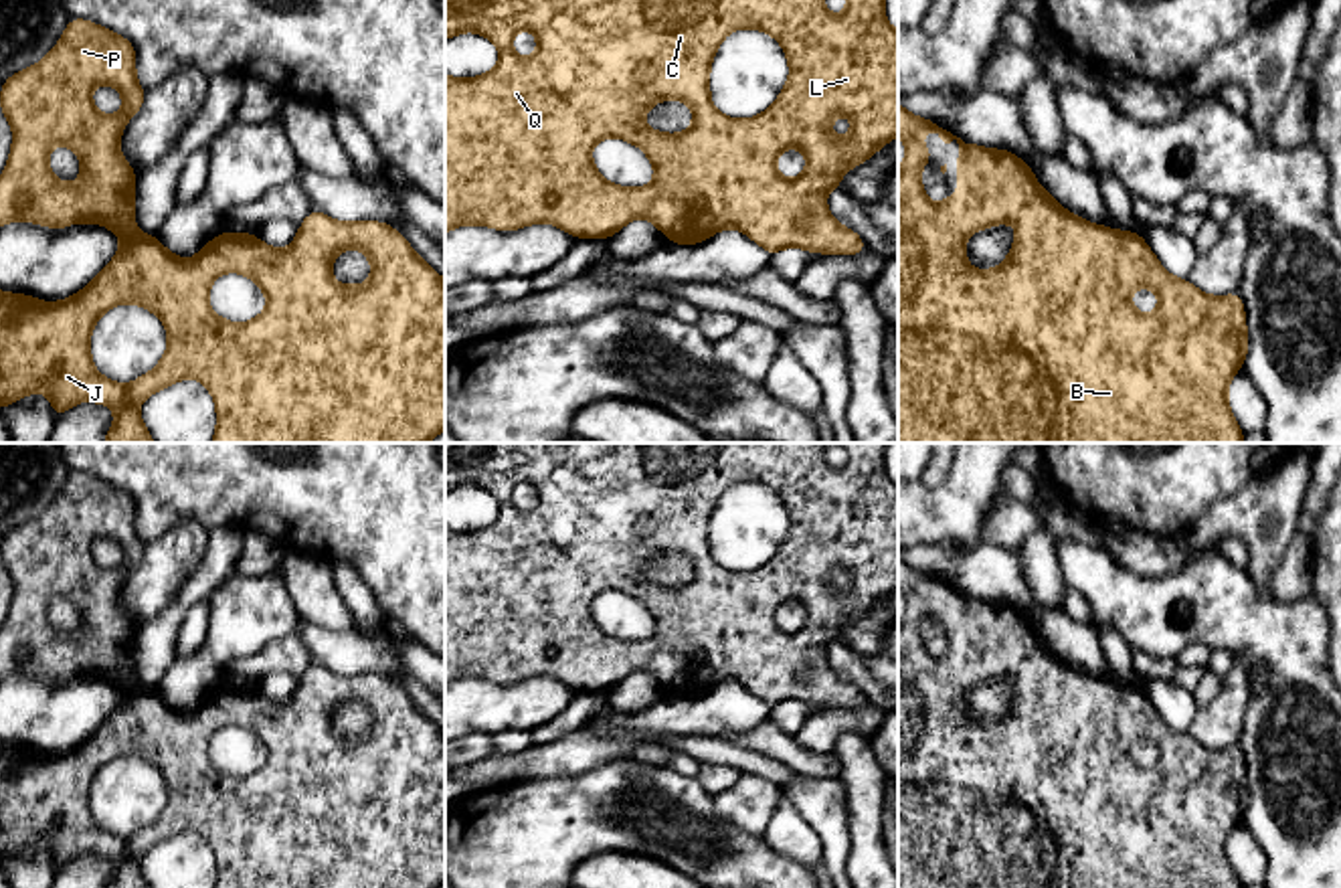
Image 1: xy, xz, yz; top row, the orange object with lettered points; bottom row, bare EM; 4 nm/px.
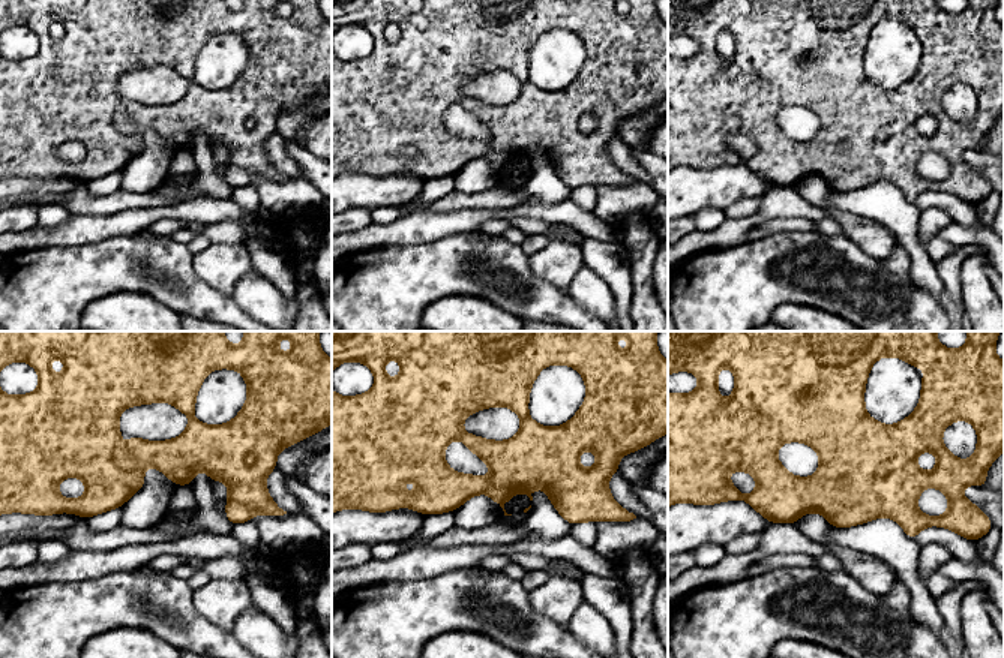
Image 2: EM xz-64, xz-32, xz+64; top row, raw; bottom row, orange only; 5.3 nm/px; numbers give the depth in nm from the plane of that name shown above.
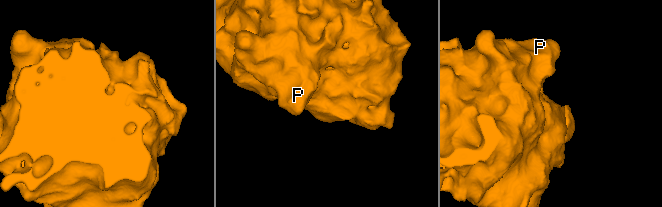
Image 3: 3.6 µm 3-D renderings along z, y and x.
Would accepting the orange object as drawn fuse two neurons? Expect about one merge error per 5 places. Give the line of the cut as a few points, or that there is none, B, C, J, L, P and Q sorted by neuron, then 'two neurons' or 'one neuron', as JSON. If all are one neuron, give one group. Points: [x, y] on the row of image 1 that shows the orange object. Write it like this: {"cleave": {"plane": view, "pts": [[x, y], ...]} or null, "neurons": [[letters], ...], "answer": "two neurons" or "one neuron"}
{"cleave": null, "neurons": [["B", "C", "J", "L", "P", "Q"]], "answer": "one neuron"}

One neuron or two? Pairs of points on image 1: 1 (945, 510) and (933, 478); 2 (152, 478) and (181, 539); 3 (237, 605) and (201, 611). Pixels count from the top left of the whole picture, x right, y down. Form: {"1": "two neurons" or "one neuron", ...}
{"1": "two neurons", "2": "two neurons", "3": "two neurons"}

